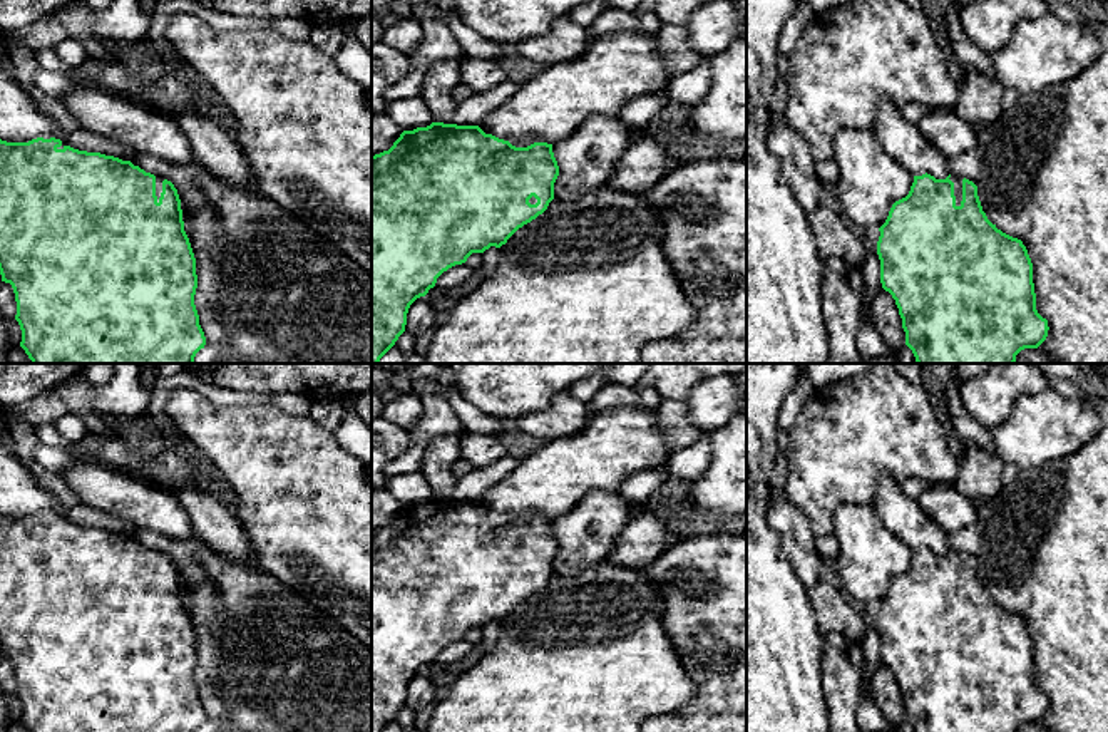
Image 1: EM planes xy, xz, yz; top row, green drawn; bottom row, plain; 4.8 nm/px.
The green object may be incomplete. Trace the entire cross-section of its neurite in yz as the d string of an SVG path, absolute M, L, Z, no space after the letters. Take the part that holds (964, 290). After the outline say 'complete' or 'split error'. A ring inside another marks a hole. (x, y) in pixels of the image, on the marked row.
M914 171L909 194L892 204L879 231L880 283L895 300L905 345L917 363L1014 363L1021 350L1038 348L1046 340L1049 327L1036 310L1028 250L987 219L972 181L951 174L936 179Z | split error

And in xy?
M37 137L28 142L0 139L0 275L2 281L13 288L15 320L22 330L20 347L32 363L194 363L196 353L206 345L194 305L196 258L184 231L177 189L171 181L146 173L134 161L79 151L55 137Z | split error

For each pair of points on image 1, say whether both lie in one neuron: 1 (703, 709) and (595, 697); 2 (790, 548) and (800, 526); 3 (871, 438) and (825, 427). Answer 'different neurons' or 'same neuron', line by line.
1: different neurons
2: same neuron
3: same neuron

